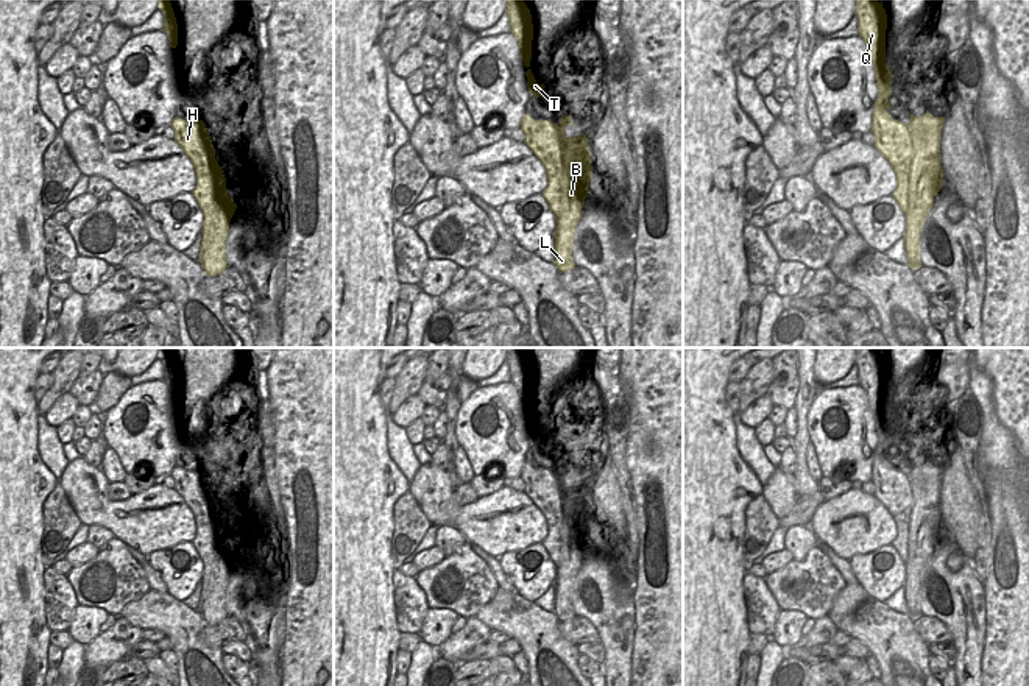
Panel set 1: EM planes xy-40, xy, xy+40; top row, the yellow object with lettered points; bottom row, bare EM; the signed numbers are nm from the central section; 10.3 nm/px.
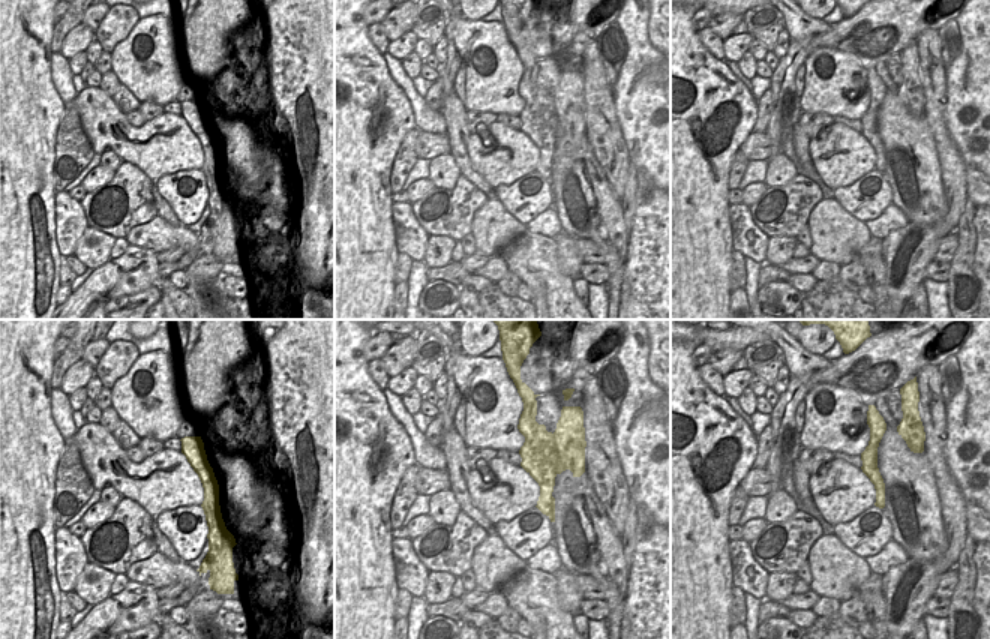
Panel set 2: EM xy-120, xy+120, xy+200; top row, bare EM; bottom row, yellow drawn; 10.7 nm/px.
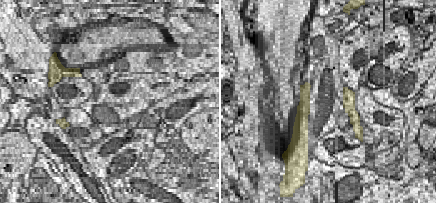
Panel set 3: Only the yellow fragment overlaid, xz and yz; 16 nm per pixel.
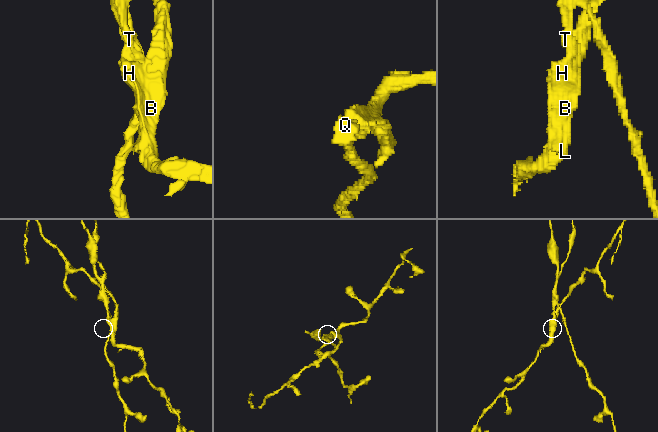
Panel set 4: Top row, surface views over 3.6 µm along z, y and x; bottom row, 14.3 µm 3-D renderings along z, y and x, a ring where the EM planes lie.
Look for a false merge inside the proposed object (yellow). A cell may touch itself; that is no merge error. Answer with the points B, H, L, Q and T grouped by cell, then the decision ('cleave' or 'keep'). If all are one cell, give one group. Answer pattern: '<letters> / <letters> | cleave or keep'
B L / H Q T | cleave

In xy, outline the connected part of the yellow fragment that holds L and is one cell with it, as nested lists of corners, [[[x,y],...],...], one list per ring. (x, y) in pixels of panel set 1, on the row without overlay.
[[[561,463],[560,479],[564,493],[564,521],[561,525],[561,557],[553,558],[555,578],[555,614],[560,622],[575,617],[572,599],[574,583],[583,564],[585,547],[592,529],[591,502],[588,486],[564,486],[564,476],[572,474],[572,468]]]

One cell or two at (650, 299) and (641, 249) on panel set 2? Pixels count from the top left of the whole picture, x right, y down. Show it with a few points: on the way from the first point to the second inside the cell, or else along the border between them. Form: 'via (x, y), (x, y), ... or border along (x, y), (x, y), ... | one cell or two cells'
via (650, 287), (650, 261) | one cell

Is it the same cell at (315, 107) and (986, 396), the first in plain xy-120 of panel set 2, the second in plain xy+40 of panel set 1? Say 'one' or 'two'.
two

